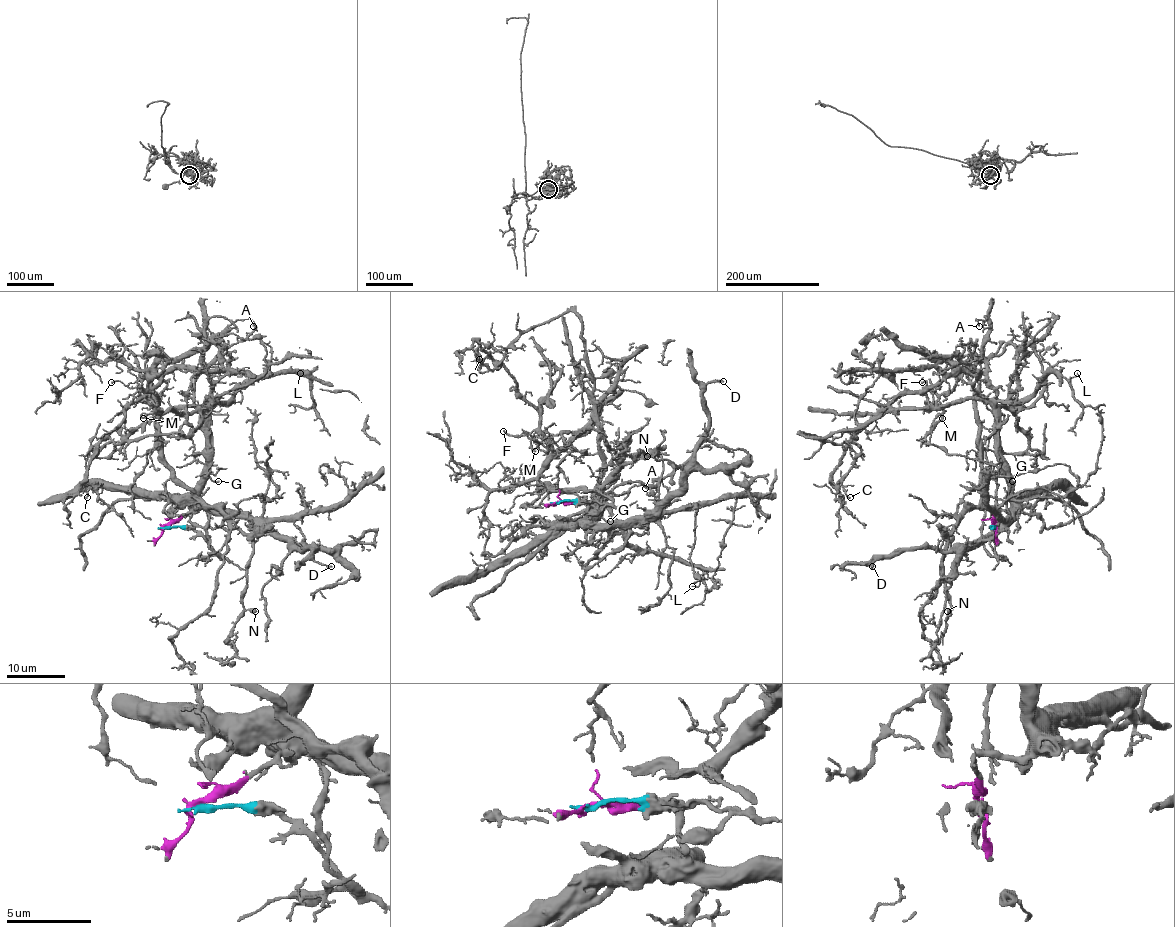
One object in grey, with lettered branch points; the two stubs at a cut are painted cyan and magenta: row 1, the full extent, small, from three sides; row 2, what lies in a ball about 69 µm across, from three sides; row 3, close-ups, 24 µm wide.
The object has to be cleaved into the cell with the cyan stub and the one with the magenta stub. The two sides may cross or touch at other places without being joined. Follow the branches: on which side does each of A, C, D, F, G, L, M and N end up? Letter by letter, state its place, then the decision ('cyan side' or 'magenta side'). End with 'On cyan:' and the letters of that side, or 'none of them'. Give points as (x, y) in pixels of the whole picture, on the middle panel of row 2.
A: at (645, 488); magenta side
C: at (479, 359); magenta side
D: at (723, 381); magenta side
F: at (503, 431); cyan side
G: at (610, 521); magenta side
L: at (692, 586); magenta side
M: at (535, 451); cyan side
N: at (647, 456); cyan side
On cyan: F, M, N

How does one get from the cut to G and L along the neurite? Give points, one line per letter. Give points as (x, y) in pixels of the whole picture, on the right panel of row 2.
G: (993, 527), (993, 511), (1010, 508), (1012, 483), (1009, 477), (1012, 480)
L: (993, 527), (993, 511), (1010, 508), (1012, 482), (996, 404), (1021, 402), (1048, 372), (1069, 378), (1077, 372)

